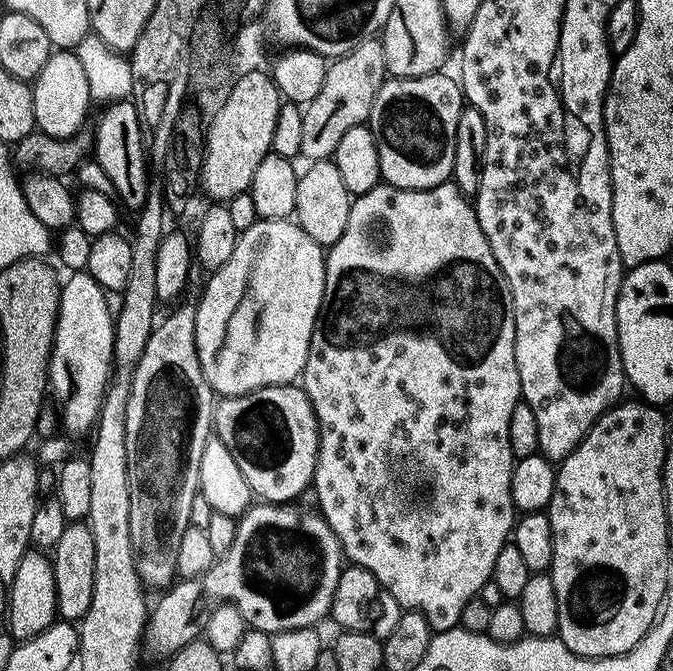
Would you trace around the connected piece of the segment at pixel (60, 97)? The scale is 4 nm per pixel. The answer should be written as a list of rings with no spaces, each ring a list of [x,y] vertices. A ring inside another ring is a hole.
[[[56,50],[42,66],[32,84],[32,97],[34,98],[34,118],[39,131],[62,138],[72,136],[85,127],[88,116],[88,104],[93,103],[90,92],[90,83],[86,80],[85,71],[76,57],[75,51]]]

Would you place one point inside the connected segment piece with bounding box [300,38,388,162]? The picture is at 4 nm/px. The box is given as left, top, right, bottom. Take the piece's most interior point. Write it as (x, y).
(352, 81)

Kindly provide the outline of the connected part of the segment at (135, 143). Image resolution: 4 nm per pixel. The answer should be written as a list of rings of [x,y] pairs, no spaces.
[[[112,102],[105,108],[108,109],[101,114],[100,121],[94,124],[94,158],[106,170],[110,182],[114,182],[119,203],[139,210],[148,198],[150,161],[144,151],[138,110],[131,102]]]

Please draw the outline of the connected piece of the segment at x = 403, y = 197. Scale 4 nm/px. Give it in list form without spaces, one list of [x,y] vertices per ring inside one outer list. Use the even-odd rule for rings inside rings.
[[[381,182],[374,190],[353,199],[342,238],[330,245],[325,255],[325,294],[313,337],[310,338],[302,387],[320,431],[316,473],[311,483],[314,492],[316,488],[315,507],[330,530],[334,530],[345,557],[355,567],[370,570],[381,589],[387,595],[389,592],[401,604],[401,609],[422,613],[426,622],[430,622],[433,633],[457,627],[463,607],[479,597],[482,586],[492,579],[498,552],[509,543],[518,519],[511,492],[514,457],[510,446],[510,417],[514,415],[514,406],[522,400],[516,361],[516,319],[510,286],[490,250],[486,234],[482,234],[473,201],[457,184],[445,182],[415,192]],[[416,479],[428,483],[424,500],[416,500],[412,492],[400,492],[400,484],[412,484]]]

